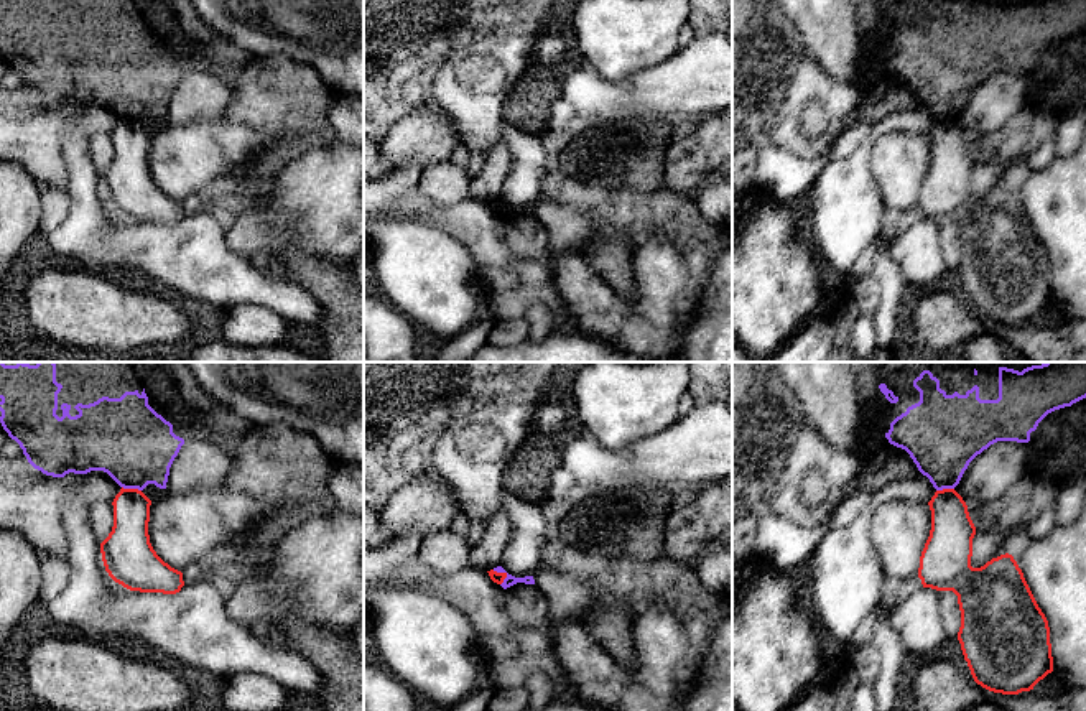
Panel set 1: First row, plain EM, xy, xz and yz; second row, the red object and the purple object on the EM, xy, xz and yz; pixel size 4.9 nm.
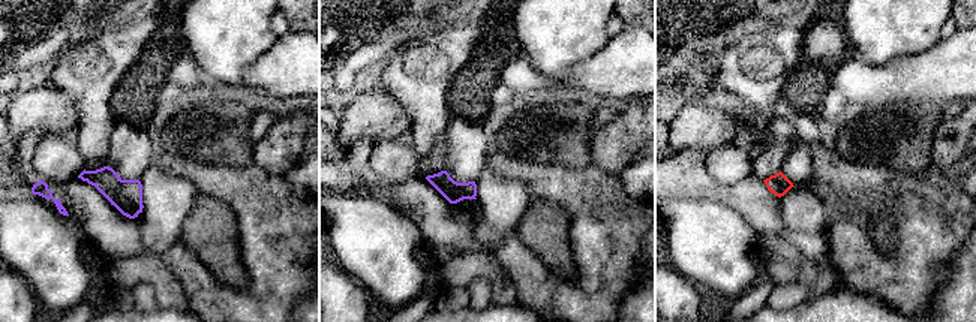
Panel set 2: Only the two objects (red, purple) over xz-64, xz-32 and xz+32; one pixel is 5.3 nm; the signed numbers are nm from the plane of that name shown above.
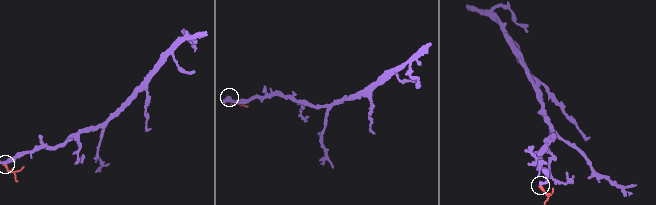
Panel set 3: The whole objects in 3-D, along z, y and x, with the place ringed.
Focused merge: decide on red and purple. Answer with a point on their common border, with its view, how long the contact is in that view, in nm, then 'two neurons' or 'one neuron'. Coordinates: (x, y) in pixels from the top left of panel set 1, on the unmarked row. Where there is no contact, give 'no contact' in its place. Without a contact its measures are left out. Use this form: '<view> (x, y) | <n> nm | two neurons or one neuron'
xz (504, 204) | 90 nm | two neurons

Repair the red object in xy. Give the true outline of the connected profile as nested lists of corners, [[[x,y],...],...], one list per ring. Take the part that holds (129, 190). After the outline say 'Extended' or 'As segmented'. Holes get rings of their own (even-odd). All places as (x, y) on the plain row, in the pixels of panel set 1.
[[[120,120],[114,133],[114,158],[100,174],[109,207],[130,222],[176,225],[183,204],[165,194],[150,174],[151,132],[138,120]]]. As segmented

